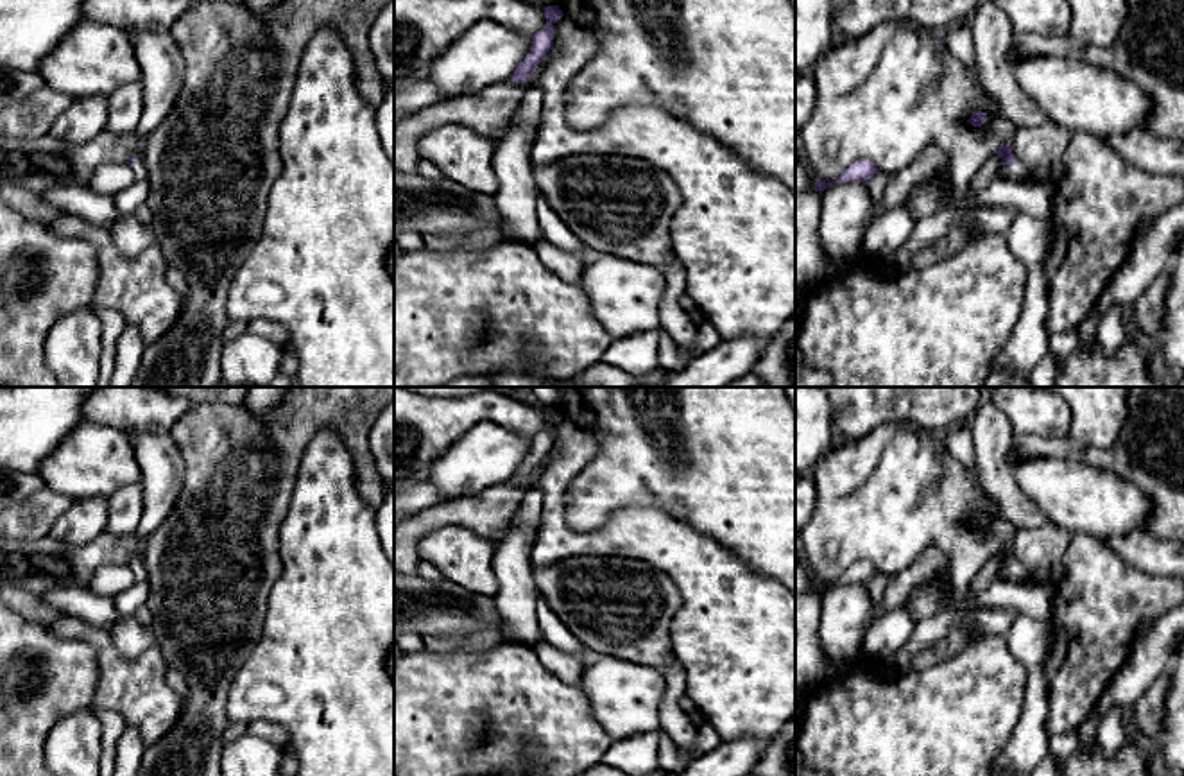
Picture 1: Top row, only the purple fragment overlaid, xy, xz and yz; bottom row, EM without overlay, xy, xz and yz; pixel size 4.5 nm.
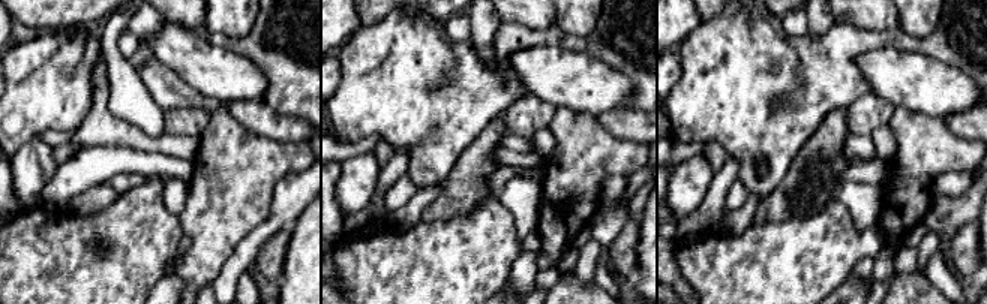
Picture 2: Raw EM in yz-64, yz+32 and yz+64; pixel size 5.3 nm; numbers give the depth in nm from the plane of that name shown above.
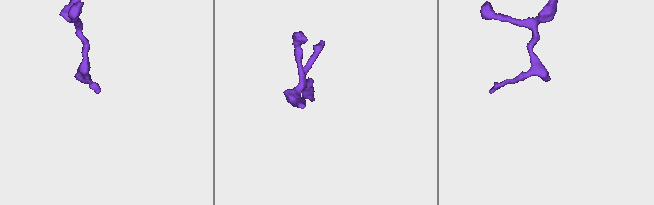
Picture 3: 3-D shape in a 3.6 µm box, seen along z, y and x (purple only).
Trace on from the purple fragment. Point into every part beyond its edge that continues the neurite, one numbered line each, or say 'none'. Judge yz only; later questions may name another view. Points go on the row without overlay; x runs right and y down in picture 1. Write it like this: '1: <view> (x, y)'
1: yz (1016, 572)

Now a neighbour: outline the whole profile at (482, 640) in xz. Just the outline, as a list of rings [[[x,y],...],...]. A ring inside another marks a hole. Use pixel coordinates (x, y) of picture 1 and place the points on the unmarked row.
[[[484,629],[478,633],[471,633],[464,638],[441,638],[441,636],[428,636],[425,647],[433,652],[448,652],[448,651],[487,651],[491,647],[500,645],[505,636],[494,629]]]

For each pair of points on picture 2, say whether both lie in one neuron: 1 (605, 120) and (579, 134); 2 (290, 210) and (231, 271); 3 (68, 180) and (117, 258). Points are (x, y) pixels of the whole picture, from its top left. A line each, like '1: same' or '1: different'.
1: different
2: same
3: different

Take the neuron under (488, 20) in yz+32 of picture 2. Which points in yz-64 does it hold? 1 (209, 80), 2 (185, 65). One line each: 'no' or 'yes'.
1: no
2: no

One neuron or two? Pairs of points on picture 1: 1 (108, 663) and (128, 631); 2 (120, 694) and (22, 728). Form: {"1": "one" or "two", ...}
{"1": "two", "2": "two"}

